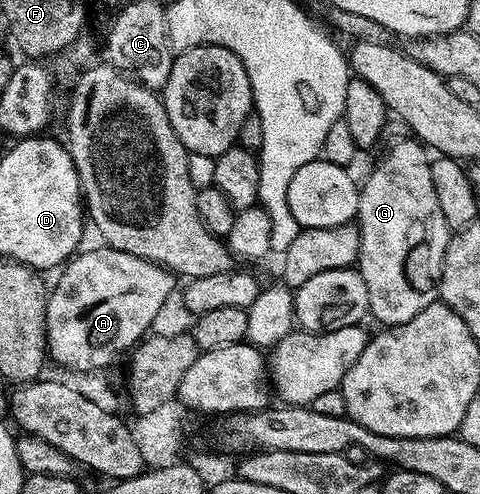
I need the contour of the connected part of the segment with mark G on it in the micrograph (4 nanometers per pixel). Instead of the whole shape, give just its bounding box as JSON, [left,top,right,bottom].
[356,136,452,327]

